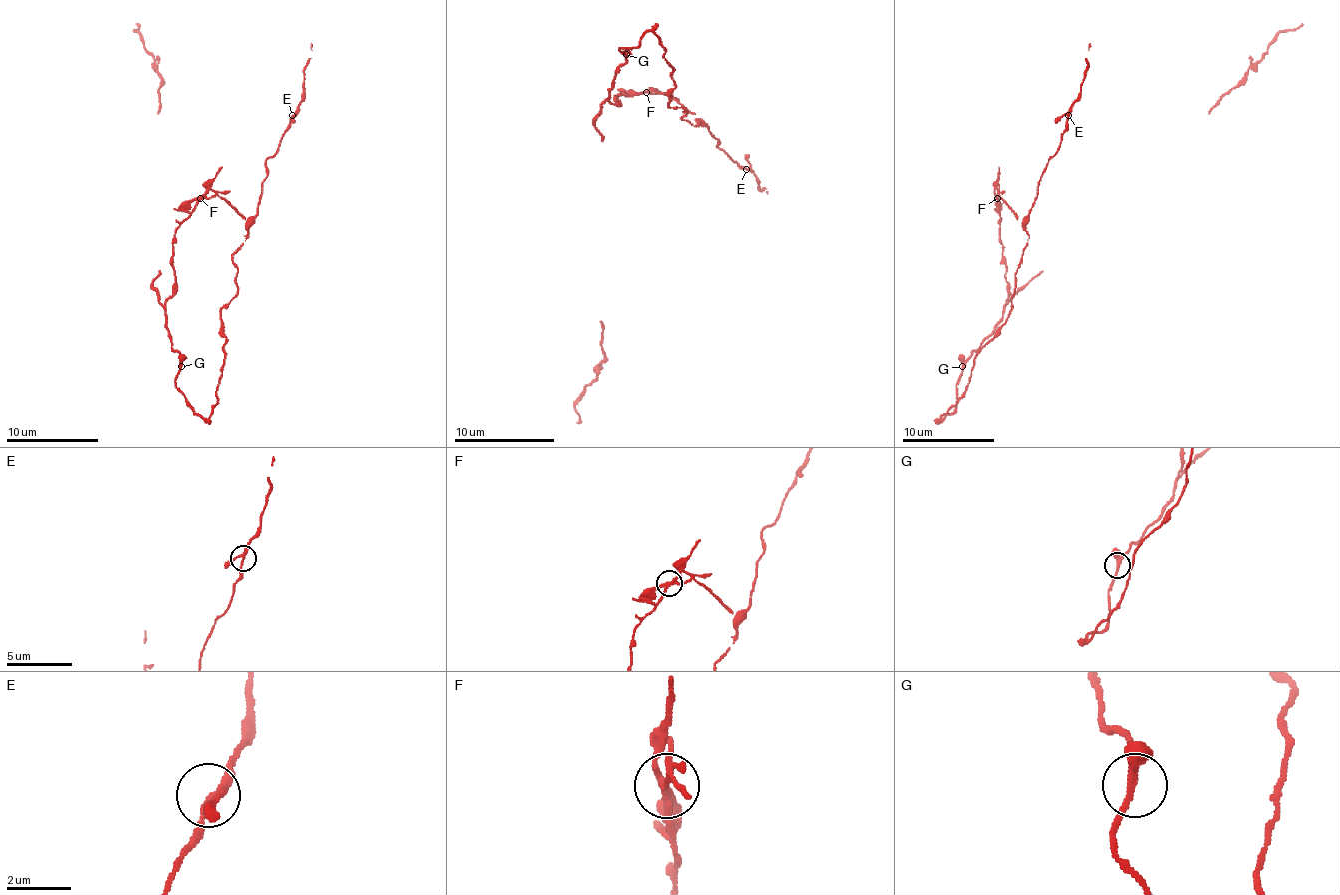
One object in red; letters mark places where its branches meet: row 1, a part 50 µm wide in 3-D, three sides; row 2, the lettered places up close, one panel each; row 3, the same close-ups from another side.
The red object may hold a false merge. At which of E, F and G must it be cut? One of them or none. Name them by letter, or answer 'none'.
F

